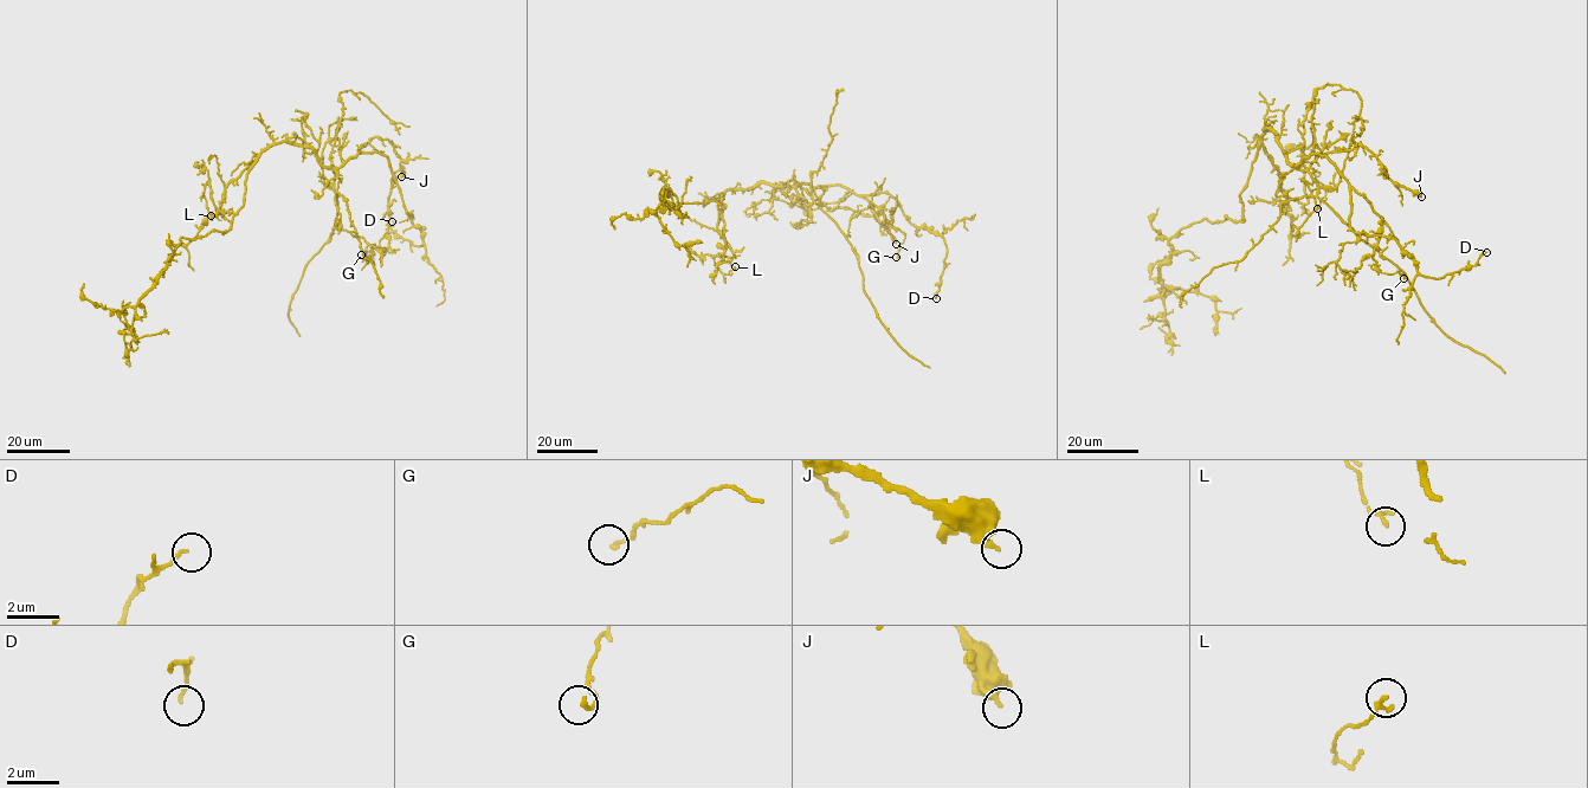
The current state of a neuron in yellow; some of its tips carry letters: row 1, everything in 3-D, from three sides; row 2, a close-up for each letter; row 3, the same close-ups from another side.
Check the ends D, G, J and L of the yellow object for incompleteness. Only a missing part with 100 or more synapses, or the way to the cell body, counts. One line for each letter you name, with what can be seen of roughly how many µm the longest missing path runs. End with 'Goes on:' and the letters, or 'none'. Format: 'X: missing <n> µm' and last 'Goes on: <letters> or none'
Goes on: none

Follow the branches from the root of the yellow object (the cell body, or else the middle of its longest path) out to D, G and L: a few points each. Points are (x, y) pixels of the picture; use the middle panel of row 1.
D: (730, 189), (809, 182), (841, 185), (856, 194), (886, 193), (909, 221), (943, 239), (936, 298)
G: (730, 189), (761, 182), (841, 185), (869, 201), (882, 224), (892, 220), (891, 227), (905, 234), (896, 257)
L: (730, 189), (720, 195), (716, 227), (733, 256), (716, 254), (714, 262), (723, 273), (735, 266)

